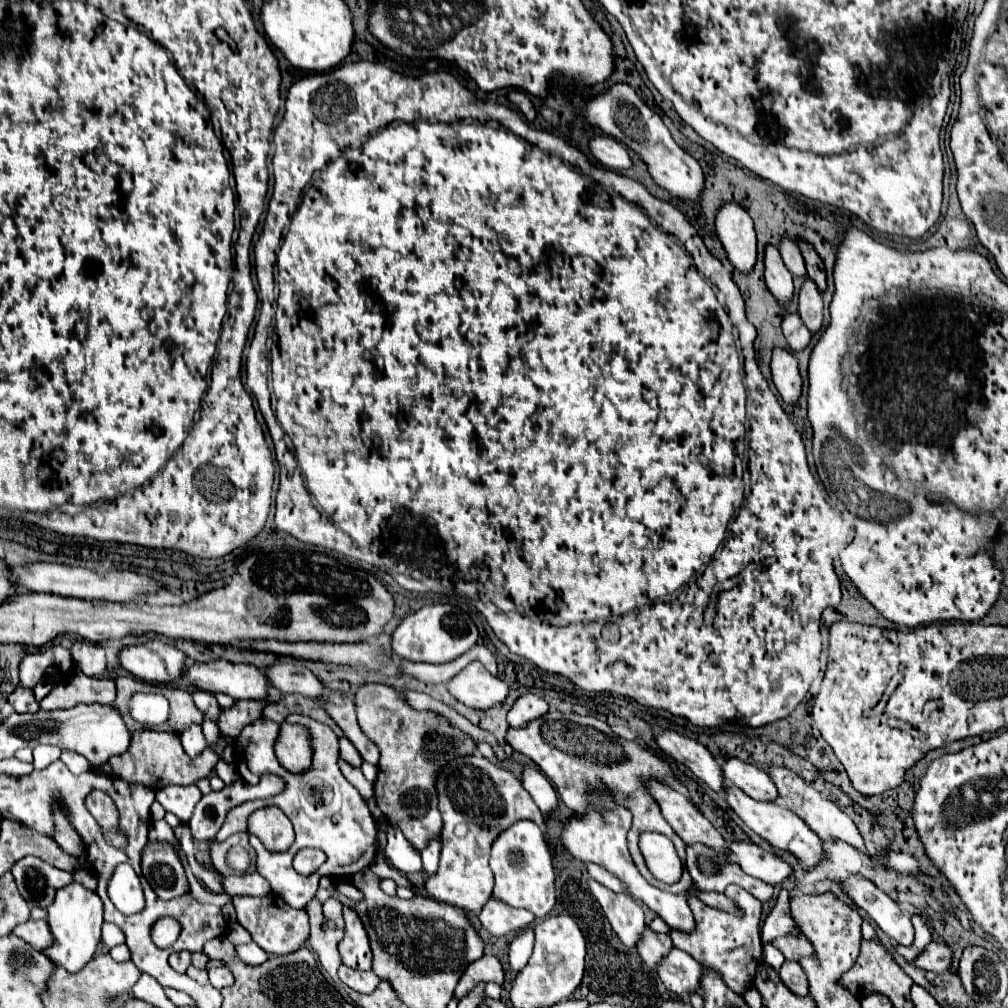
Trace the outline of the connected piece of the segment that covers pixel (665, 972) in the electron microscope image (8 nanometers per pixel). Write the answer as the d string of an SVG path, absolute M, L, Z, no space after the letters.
M676 947L668 951L668 957L660 959L656 971L668 991L676 995L688 995L692 991L698 991L698 979L702 971L700 963Z

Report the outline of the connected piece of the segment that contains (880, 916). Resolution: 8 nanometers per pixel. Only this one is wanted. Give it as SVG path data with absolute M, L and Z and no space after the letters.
M850 877L840 883L854 899L856 907L864 909L886 935L890 935L896 943L904 947L912 945L914 925L910 921L910 915L904 913L896 901L892 901L884 891L880 891L874 883L862 877Z

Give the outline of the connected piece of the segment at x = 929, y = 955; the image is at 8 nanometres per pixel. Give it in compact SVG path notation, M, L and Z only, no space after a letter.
M930 943L926 951L914 961L914 965L934 973L952 971L952 949L946 943Z

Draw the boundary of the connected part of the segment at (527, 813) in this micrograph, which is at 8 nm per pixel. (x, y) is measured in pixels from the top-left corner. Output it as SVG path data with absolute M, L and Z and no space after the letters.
M480 755L458 757L446 765L442 773L438 773L436 789L438 809L444 819L440 833L442 853L438 871L426 879L424 889L440 903L480 913L494 887L490 869L492 841L518 819L532 819L542 825L544 817L518 777Z

